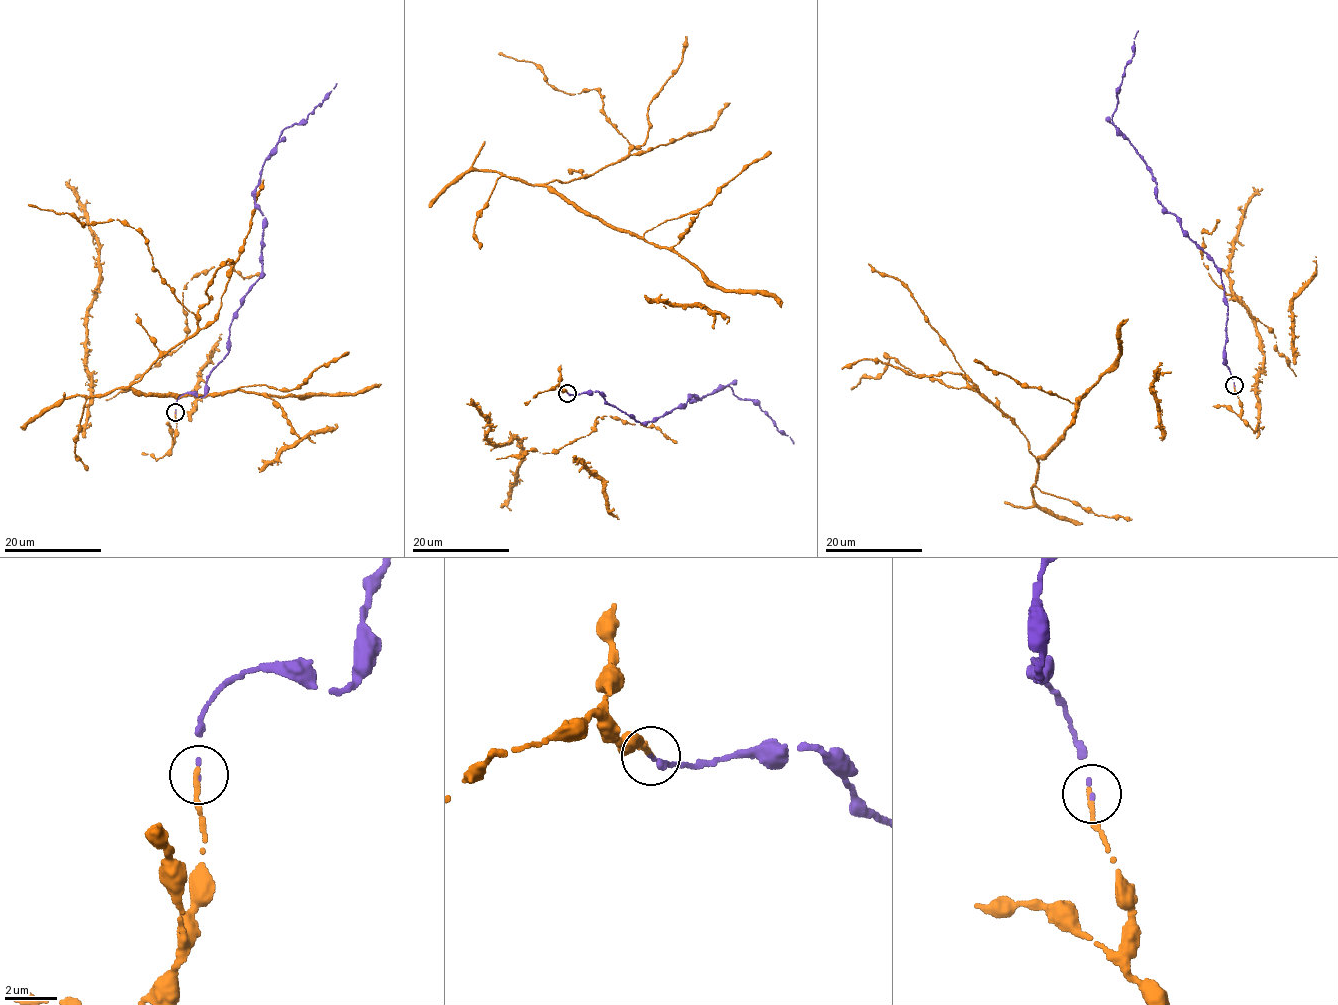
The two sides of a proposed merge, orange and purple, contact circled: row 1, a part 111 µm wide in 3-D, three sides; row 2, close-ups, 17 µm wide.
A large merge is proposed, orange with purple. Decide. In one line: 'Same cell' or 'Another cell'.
Same cell

